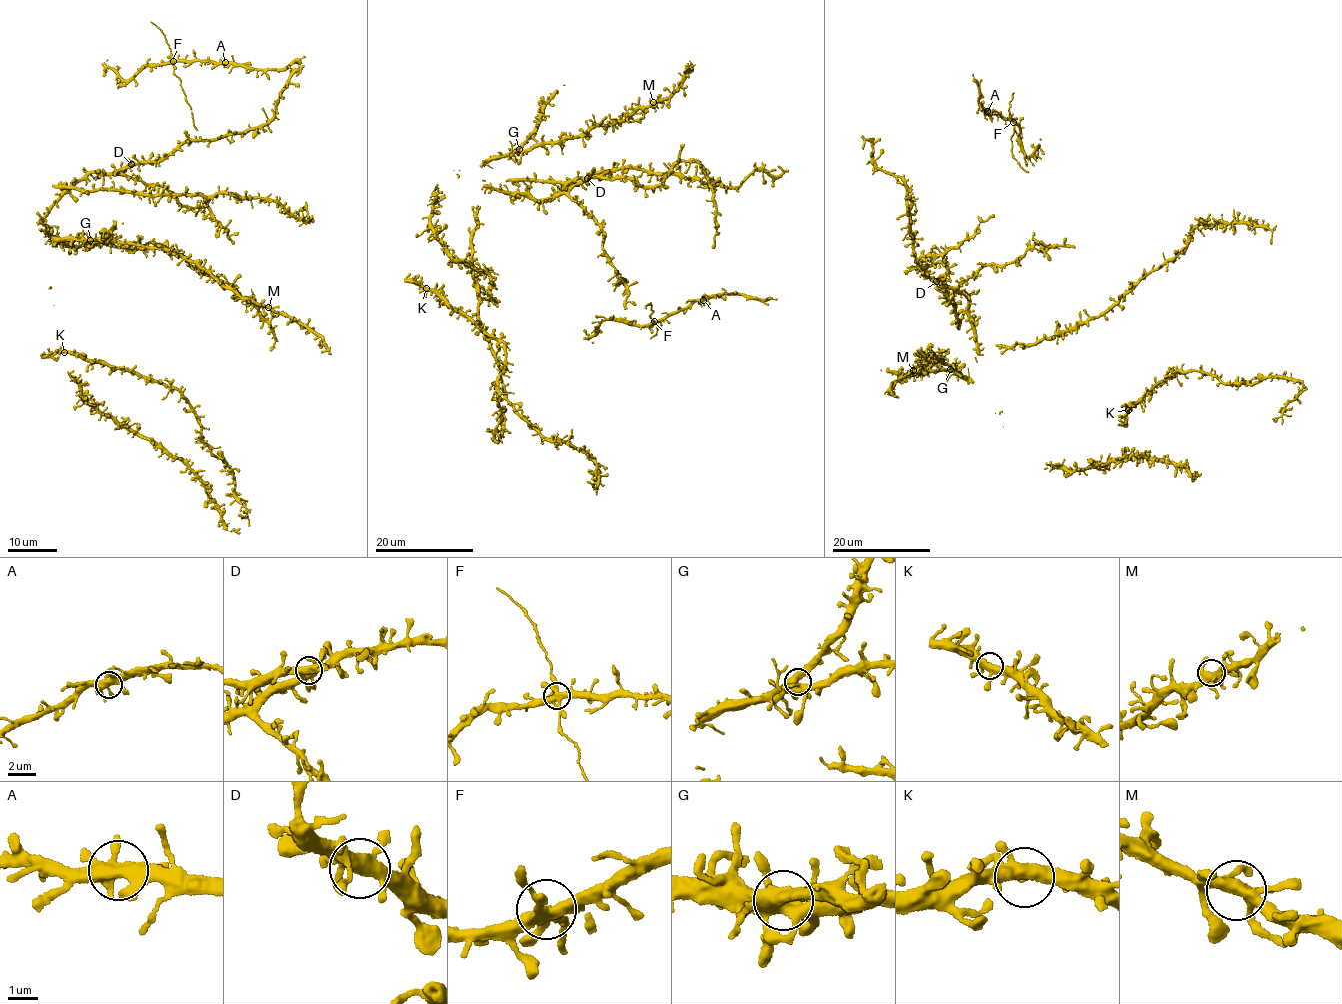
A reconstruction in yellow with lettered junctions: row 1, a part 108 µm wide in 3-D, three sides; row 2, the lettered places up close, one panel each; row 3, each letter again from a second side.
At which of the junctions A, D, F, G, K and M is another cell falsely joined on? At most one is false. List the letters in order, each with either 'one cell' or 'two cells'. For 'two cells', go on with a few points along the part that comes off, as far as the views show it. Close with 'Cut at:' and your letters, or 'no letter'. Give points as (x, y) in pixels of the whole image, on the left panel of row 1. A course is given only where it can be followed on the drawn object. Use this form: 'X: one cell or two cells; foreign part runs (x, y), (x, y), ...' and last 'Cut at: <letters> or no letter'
A: one cell
D: one cell
F: two cells; foreign part runs (173, 60), (173, 74), (180, 80), (197, 129)
G: one cell
K: one cell
M: one cell
Cut at: F

